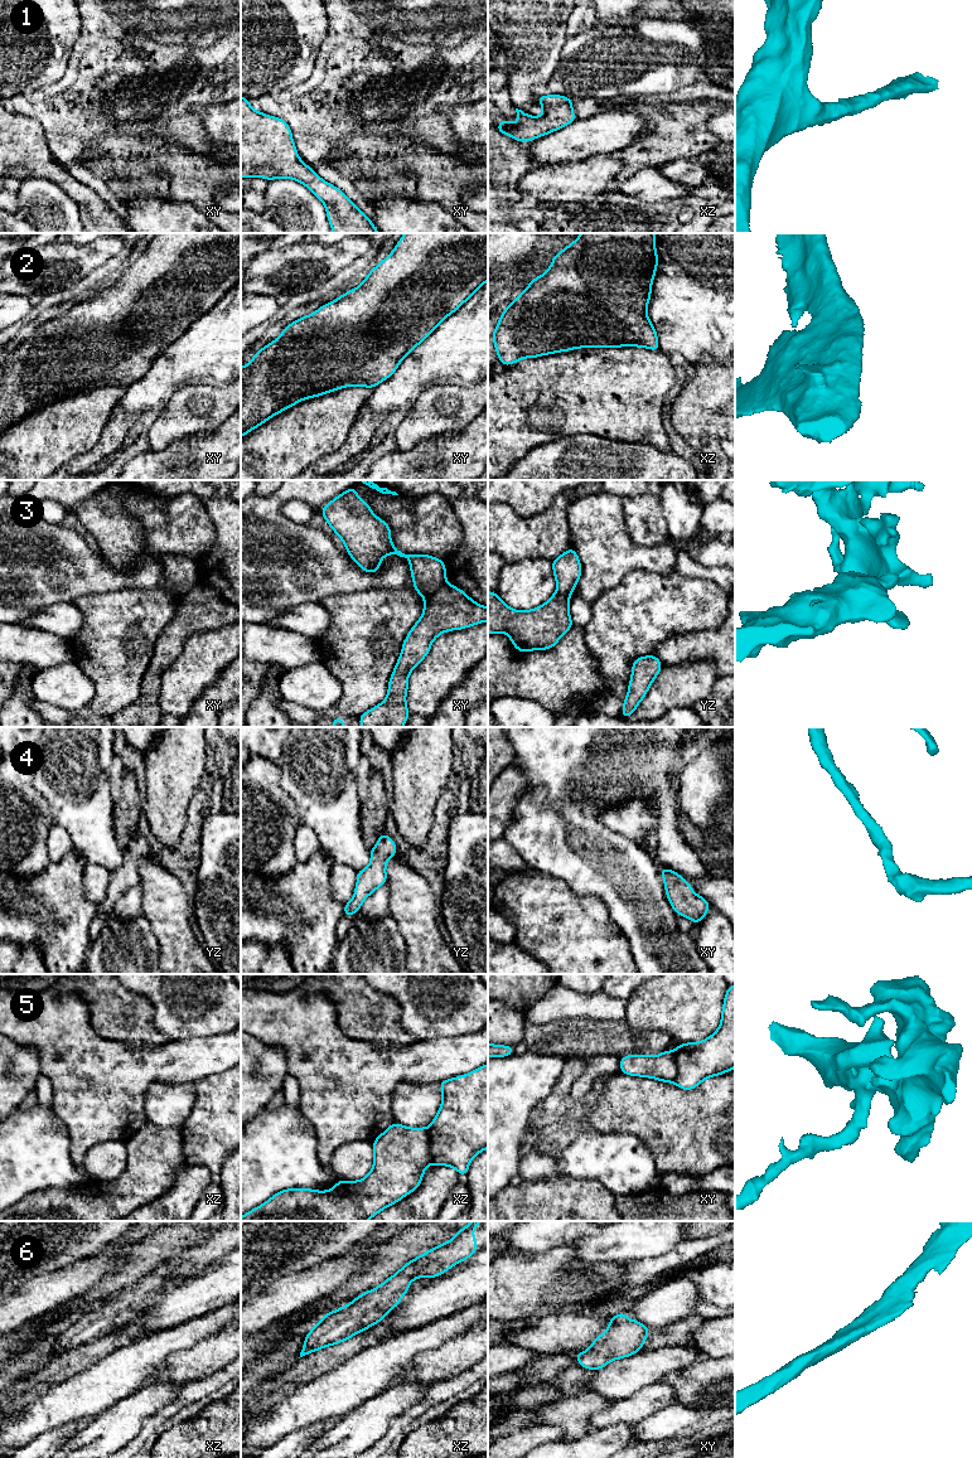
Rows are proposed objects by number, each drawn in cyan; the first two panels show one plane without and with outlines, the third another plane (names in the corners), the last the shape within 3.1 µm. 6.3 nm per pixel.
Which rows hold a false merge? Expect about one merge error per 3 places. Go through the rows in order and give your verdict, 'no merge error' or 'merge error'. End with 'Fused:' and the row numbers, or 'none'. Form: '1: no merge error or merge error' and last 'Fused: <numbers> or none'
1: no merge error
2: no merge error
3: merge error
4: no merge error
5: merge error
6: no merge error
Fused: 3, 5

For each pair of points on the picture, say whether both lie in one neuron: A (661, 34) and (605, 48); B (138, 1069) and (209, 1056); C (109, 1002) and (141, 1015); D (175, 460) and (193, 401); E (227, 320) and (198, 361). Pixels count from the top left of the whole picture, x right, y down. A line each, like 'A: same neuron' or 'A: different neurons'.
A: same neuron
B: same neuron
C: same neuron
D: different neurons
E: same neuron

